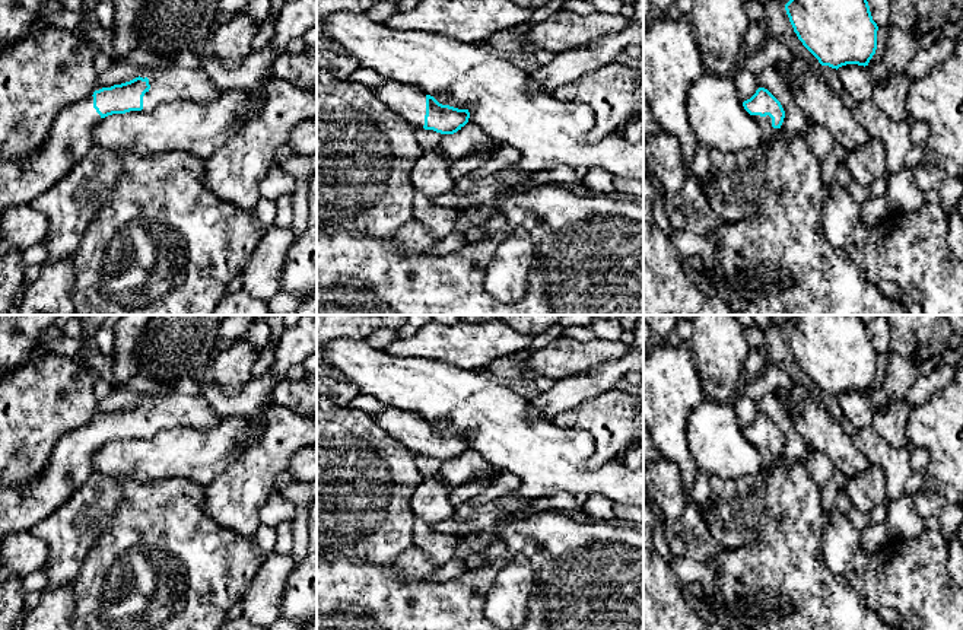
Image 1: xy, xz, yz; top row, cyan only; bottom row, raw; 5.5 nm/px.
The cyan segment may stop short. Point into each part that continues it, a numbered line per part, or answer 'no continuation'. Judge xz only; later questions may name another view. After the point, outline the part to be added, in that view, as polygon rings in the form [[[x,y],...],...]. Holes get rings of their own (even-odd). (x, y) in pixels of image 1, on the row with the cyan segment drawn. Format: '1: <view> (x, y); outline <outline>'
1: xz (410, 102); outline [[[385,82],[376,88],[372,88],[372,92],[414,128],[423,128],[426,115],[426,95],[420,89],[397,82]]]

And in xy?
1: xy (168, 83); outline [[[171,63],[162,67],[142,69],[140,77],[147,77],[150,85],[143,96],[143,112],[149,112],[160,104],[182,99],[207,102],[220,95],[203,69],[184,69]]]
2: xy (70, 137); outline [[[89,96],[57,114],[42,150],[34,159],[25,165],[0,163],[0,216],[10,207],[41,201],[45,191],[93,147],[93,130],[101,121],[101,115],[93,108],[93,96]]]

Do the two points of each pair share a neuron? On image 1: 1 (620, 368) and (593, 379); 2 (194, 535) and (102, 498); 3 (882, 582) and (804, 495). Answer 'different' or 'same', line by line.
1: same
2: different
3: different

